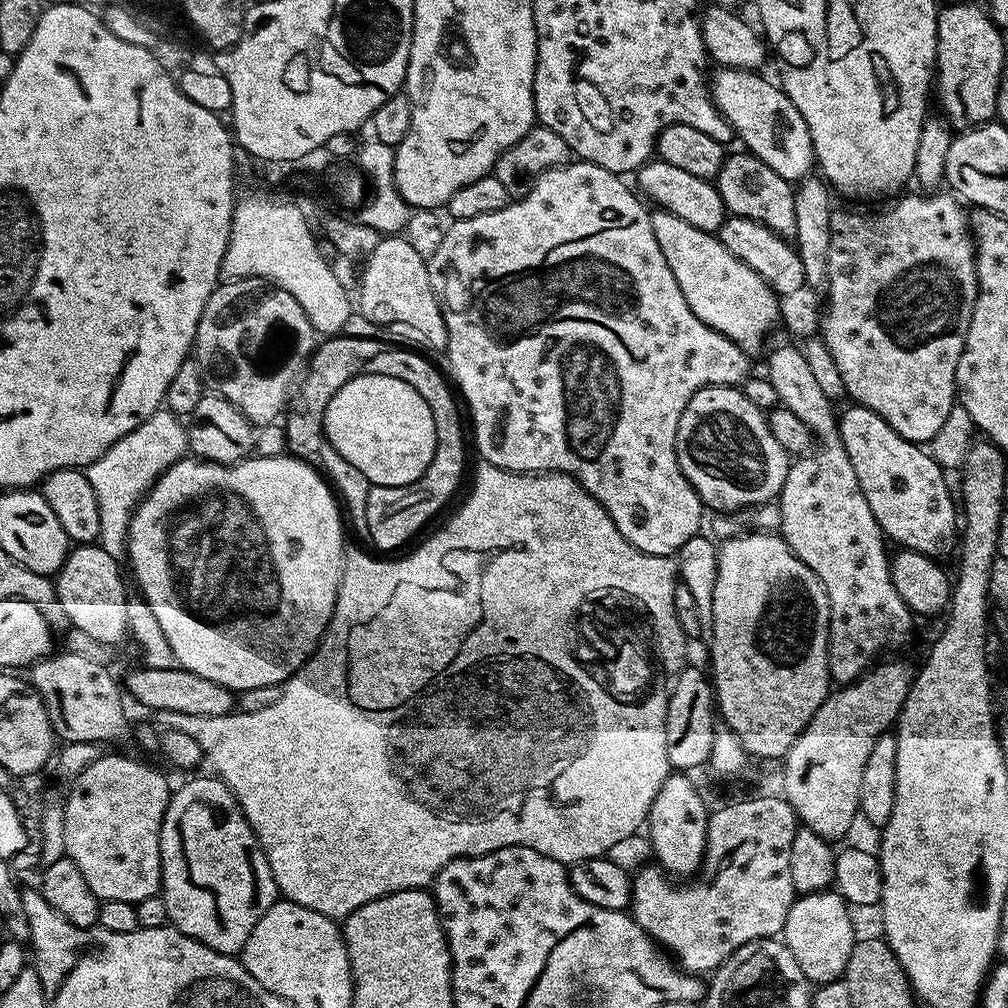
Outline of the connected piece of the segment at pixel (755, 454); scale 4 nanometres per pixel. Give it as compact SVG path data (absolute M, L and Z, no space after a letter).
M736 386L703 388L690 398L678 422L676 453L682 474L686 474L690 486L694 486L705 509L716 514L731 514L742 508L754 508L758 504L775 501L786 482L790 463L788 453L778 446L778 438L770 434L767 415Z

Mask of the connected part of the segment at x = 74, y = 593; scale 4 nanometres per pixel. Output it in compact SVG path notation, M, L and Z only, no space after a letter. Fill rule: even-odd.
M93 542L73 547L54 577L55 599L64 603L69 622L100 644L120 644L129 639L124 605L126 591L120 567L117 560L100 548L99 543Z

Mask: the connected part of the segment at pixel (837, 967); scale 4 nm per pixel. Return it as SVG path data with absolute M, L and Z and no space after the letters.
M836 890L797 895L790 906L790 914L786 914L782 939L790 954L794 954L798 966L802 966L802 974L806 974L813 985L841 979L850 958L850 950L856 943L849 905Z

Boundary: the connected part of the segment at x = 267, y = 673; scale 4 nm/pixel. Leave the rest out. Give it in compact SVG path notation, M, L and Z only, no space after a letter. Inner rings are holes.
M287 454L278 458L253 455L236 464L215 464L199 458L185 458L167 468L137 504L128 531L126 560L127 563L132 563L132 572L136 575L137 586L140 587L137 588L139 595L144 597L150 610L154 610L154 618L158 618L158 626L162 626L162 634L166 634L170 650L174 650L175 663L194 674L202 674L202 678L210 678L210 682L218 682L218 686L226 686L234 694L239 694L246 690L258 690L258 686L283 685L316 651L329 622L332 621L338 598L346 551L344 528L346 530L342 508L329 481L305 460L298 460Z

